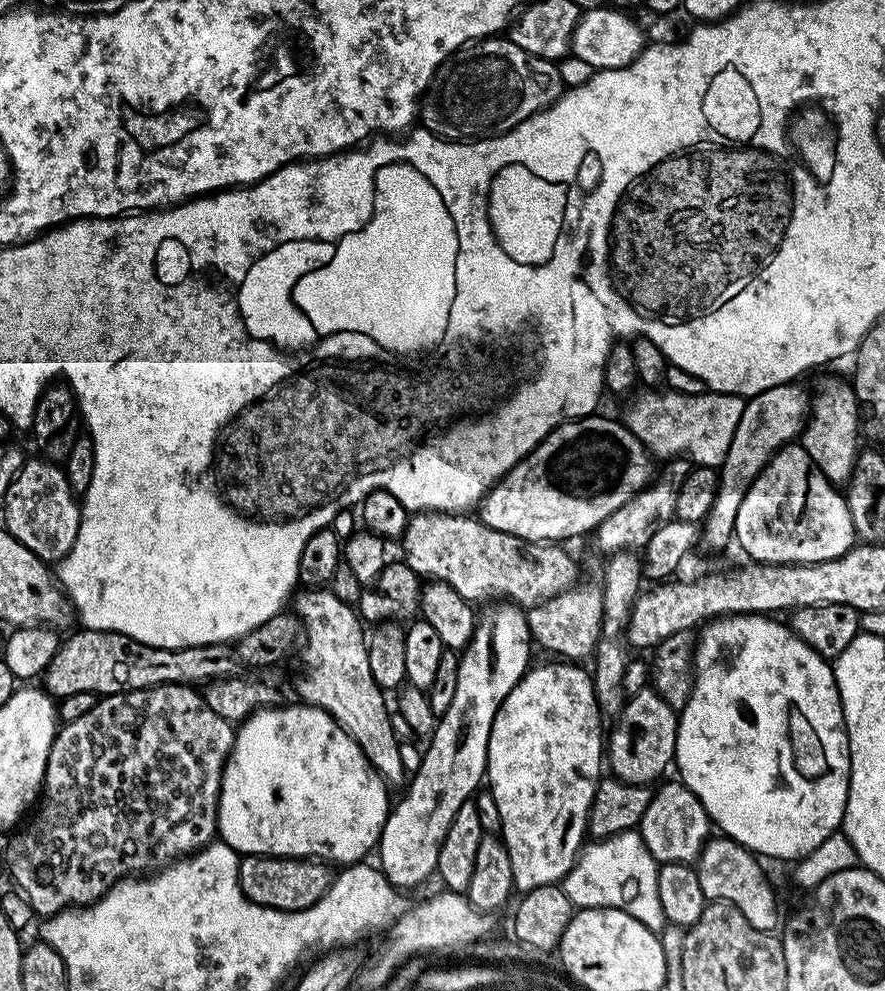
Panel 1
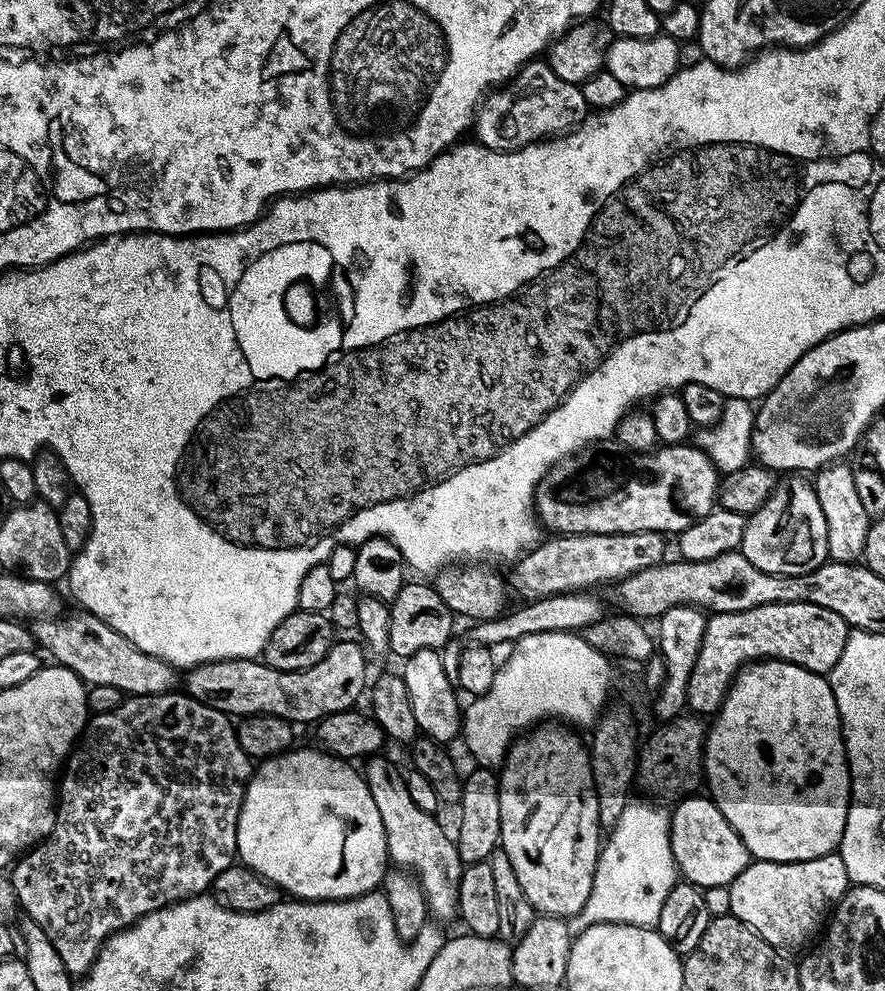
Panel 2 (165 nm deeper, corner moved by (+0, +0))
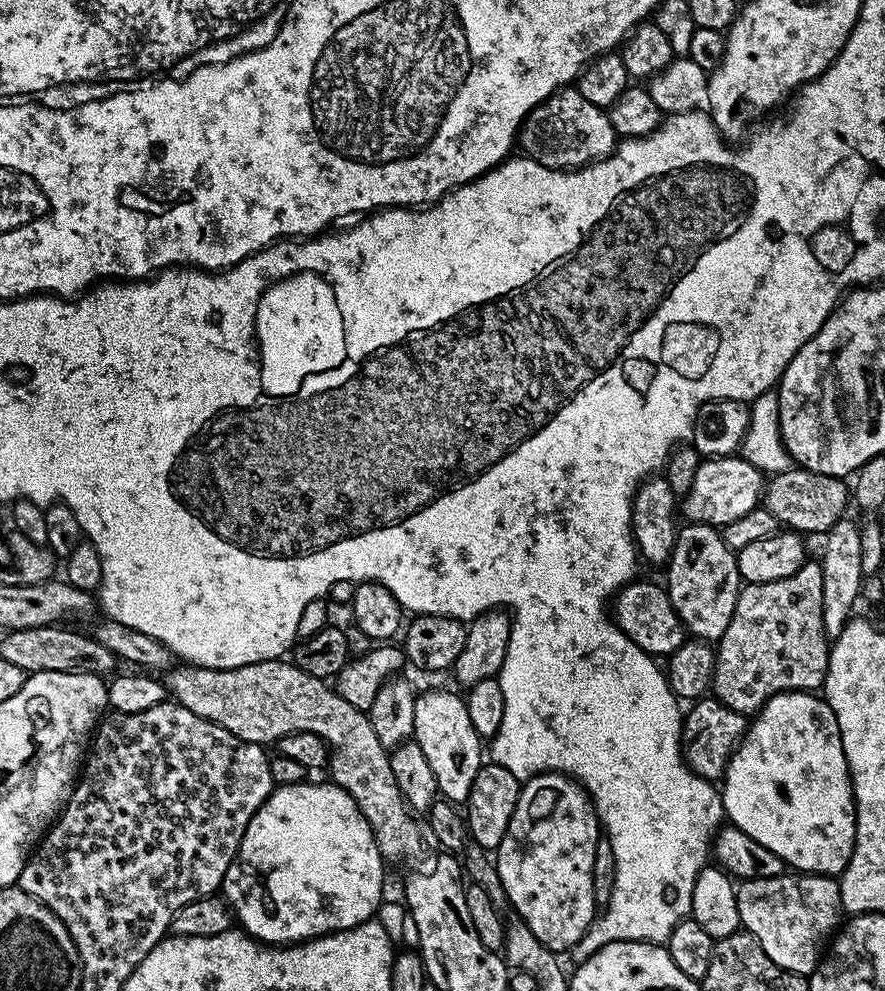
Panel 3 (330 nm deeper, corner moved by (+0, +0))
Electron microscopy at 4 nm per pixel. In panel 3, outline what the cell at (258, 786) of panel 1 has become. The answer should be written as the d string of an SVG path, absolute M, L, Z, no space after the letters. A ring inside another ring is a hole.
M281 784L273 787L268 801L250 818L246 834L226 870L222 895L239 927L261 944L287 946L341 932L373 919L384 892L386 865L380 856L368 819L354 798L337 784Z

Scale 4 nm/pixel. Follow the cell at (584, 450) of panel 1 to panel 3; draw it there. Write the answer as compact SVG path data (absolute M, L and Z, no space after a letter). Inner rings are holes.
M739 454L704 458L694 474L694 486L682 498L682 512L693 524L723 526L750 514L761 503L765 487L765 474Z

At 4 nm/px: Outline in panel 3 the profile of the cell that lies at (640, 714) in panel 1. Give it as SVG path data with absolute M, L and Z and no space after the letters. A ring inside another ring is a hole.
M685 523L677 531L672 556L668 559L666 589L678 618L695 639L719 642L734 618L734 606L742 587L737 553L726 546L721 529L711 524Z

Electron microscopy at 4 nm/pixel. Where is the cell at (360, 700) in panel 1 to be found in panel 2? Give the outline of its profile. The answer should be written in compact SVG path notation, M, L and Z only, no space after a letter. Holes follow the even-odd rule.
M384 754L373 755L367 763L362 768L362 775L386 830L389 861L411 872L420 881L429 913L435 919L437 916L440 920L455 921L458 916L458 882L462 871L455 839L444 833L443 826L435 820L437 817L433 813L418 808L407 790L405 773L400 773Z

